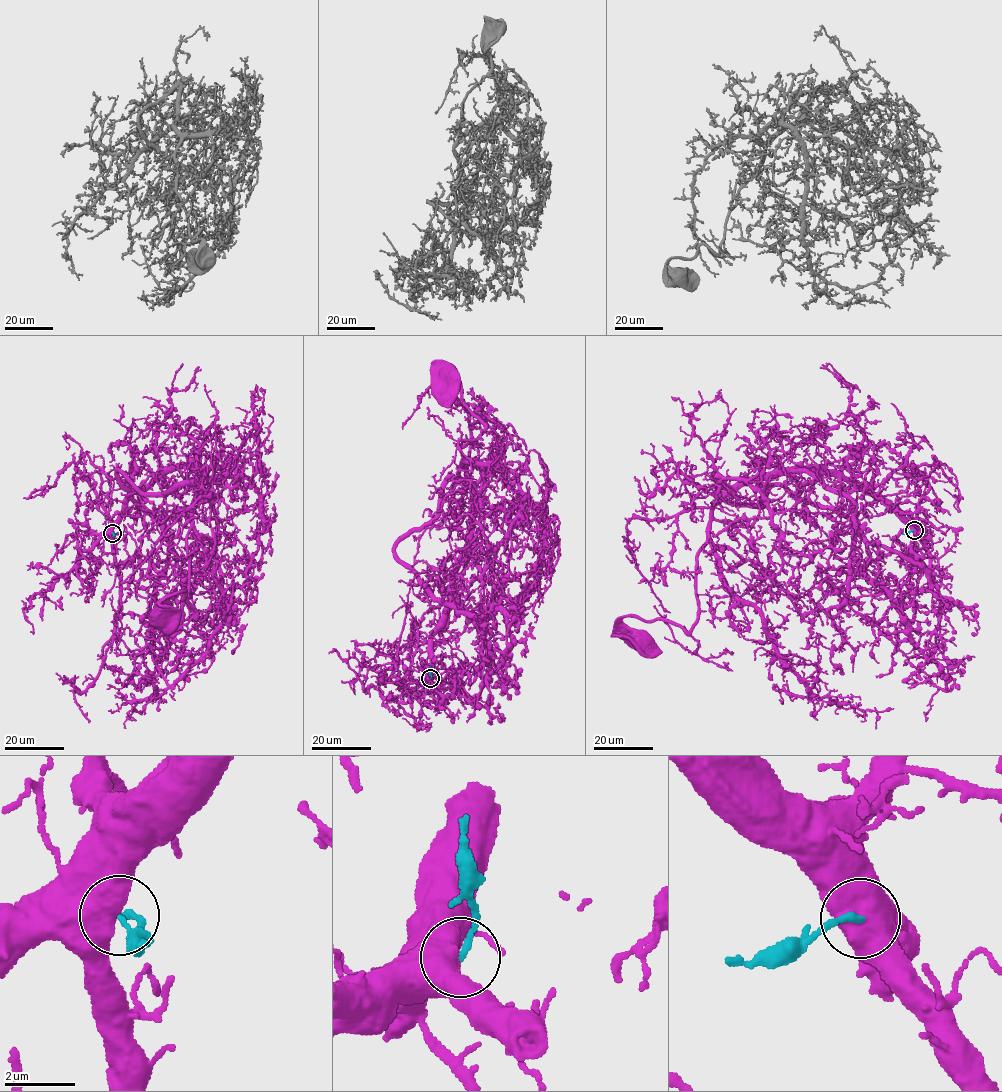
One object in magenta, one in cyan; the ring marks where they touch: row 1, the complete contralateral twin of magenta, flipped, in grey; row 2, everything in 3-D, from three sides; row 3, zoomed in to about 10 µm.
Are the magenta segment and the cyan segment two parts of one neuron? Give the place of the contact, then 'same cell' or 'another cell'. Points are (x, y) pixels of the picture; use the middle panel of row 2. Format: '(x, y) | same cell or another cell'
(430, 678) | same cell

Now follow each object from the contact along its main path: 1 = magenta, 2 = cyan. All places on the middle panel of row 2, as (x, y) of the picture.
1: (430, 678), (433, 630), (467, 541), (472, 484), (460, 450), (484, 428), (451, 369), (442, 372), (447, 390)
2: (430, 678), (430, 666)

